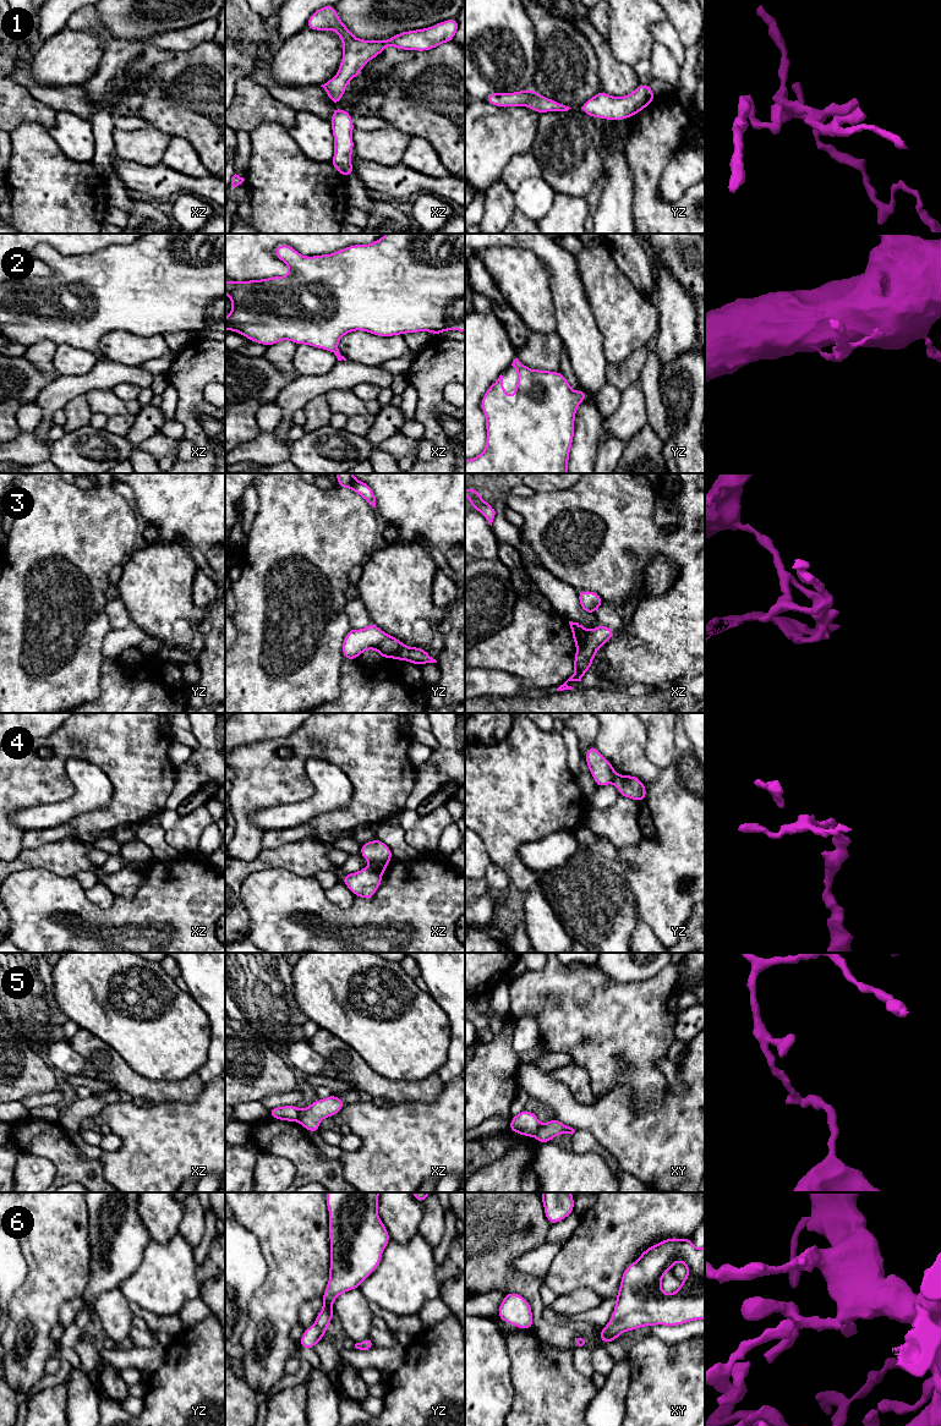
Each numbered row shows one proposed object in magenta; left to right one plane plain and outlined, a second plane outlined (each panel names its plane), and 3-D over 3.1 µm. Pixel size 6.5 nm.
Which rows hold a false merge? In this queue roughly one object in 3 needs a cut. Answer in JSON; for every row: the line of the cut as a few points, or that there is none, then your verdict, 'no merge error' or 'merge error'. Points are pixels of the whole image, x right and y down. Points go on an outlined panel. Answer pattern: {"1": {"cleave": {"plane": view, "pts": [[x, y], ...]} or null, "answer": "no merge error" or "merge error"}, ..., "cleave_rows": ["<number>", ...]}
{"1": {"cleave": null, "answer": "no merge error"}, "2": {"cleave": null, "answer": "no merge error"}, "3": {"cleave": {"plane": "xz", "pts": [[587, 631], [585, 643], [578, 651]]}, "answer": "merge error"}, "4": {"cleave": {"plane": "xz", "pts": [[388, 861], [381, 861], [372, 866]]}, "answer": "merge error"}, "5": {"cleave": {"plane": "xz", "pts": [[301, 1111], [297, 1120]]}, "answer": "merge error"}, "6": {"cleave": null, "answer": "no merge error"}, "cleave_rows": ["3", "4", "5"]}

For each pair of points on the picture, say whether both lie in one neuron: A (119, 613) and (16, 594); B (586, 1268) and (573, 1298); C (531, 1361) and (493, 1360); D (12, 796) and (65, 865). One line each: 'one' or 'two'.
A: two
B: two
C: two
D: two

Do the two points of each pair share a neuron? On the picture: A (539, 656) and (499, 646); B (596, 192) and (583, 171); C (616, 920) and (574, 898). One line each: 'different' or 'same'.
A: same
B: different
C: same

